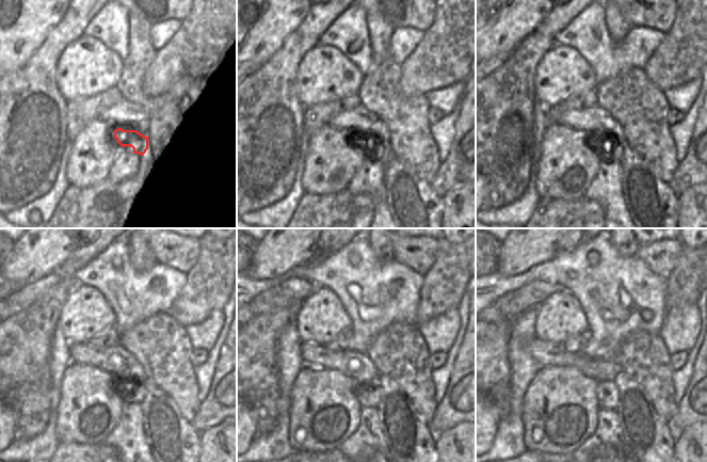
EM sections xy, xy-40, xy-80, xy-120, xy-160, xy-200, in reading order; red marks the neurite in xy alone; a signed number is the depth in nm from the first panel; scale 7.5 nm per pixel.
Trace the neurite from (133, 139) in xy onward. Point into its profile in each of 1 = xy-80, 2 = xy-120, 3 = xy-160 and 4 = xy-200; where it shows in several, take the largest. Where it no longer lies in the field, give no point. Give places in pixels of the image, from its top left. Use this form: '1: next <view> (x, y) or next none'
1: next xy-80 (616, 150)
2: next xy-120 (135, 394)
3: next xy-160 (368, 394)
4: next xy-200 (607, 394)

